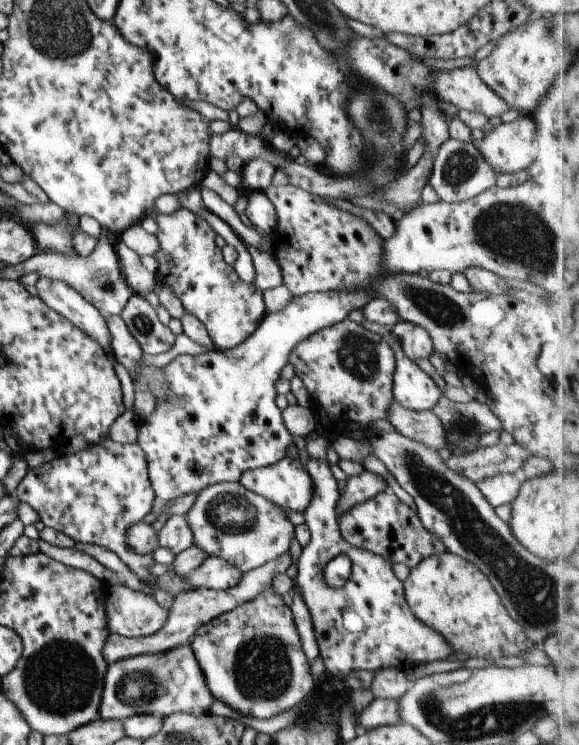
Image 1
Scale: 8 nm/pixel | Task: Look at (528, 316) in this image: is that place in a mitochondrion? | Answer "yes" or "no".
no

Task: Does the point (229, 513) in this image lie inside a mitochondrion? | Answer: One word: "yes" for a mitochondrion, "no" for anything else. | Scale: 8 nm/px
yes

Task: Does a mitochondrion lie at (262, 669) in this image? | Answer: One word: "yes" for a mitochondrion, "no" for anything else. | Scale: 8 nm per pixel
yes

